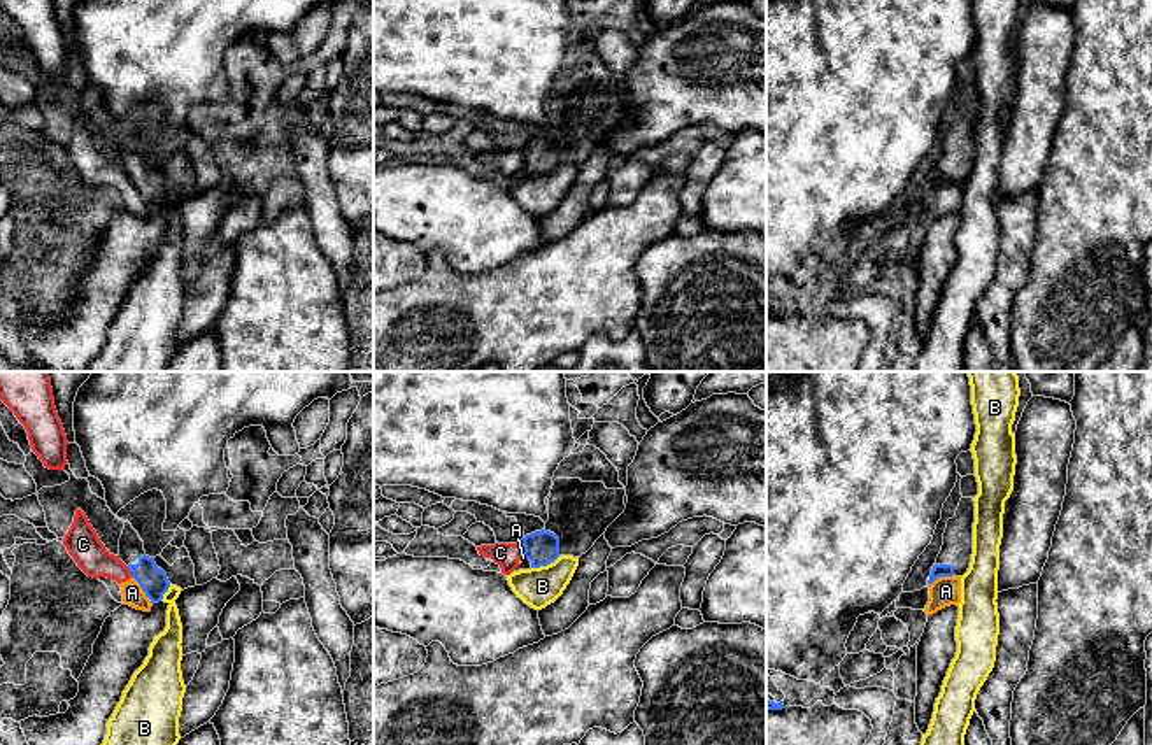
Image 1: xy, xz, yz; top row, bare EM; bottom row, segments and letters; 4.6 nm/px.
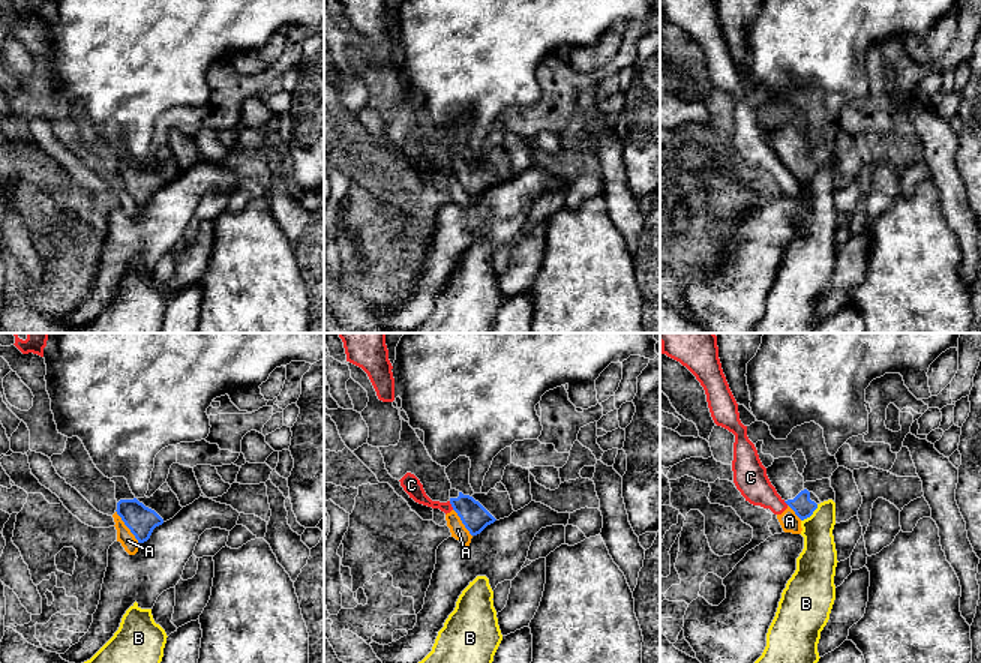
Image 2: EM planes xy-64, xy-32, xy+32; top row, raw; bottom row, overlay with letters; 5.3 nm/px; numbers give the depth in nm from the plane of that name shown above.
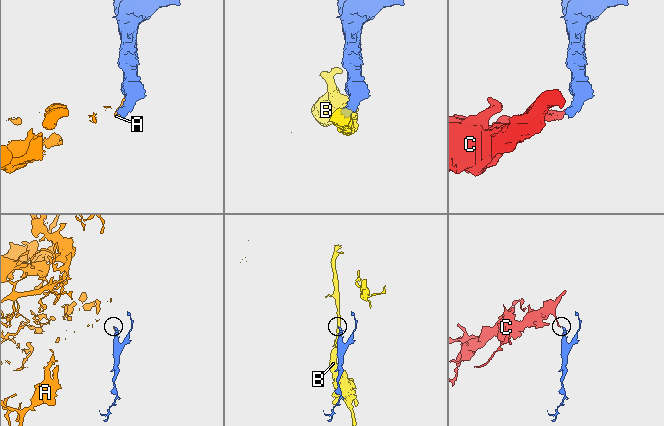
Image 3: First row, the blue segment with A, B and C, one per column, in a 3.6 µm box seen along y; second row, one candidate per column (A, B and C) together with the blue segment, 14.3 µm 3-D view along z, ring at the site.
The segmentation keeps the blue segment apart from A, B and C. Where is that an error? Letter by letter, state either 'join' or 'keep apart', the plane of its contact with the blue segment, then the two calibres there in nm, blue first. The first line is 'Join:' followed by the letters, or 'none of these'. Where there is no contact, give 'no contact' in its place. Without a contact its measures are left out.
Join: none of these
A: keep apart; meets blue in xy; 130 nm thick on the blue side, 100 nm on the other
B: keep apart; meets blue in xz; 160 nm thick on the blue side, 180 nm on the other
C: keep apart; meets blue in xz; 160 nm thick on the blue side, 110 nm on the other

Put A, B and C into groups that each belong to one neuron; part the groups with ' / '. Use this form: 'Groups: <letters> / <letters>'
Groups: A C / B

